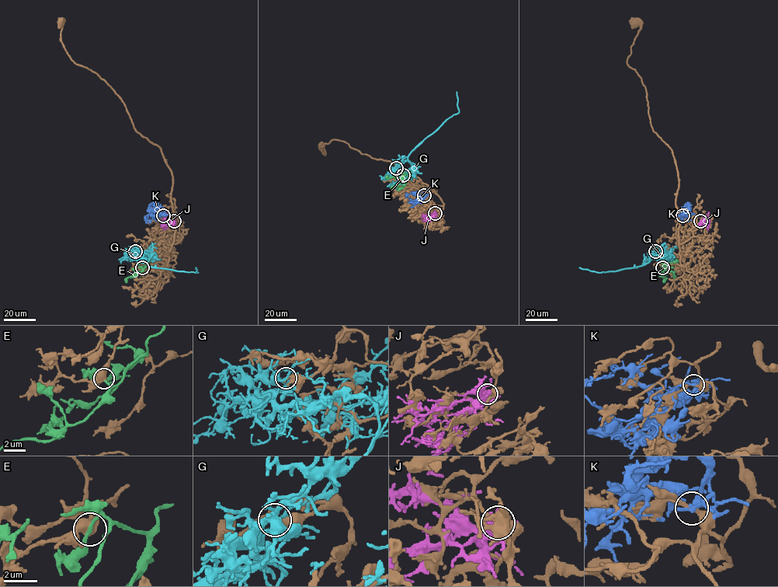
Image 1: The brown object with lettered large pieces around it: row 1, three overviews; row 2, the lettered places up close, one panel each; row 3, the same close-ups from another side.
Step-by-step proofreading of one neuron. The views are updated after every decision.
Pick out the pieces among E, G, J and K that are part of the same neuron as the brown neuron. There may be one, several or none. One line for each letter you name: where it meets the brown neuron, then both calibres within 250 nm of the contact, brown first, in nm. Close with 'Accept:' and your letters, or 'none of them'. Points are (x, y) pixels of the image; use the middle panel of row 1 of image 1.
E: meets brown at (403, 175); 550 nm thick on the brown side, 200 nm on the other
Accept: E

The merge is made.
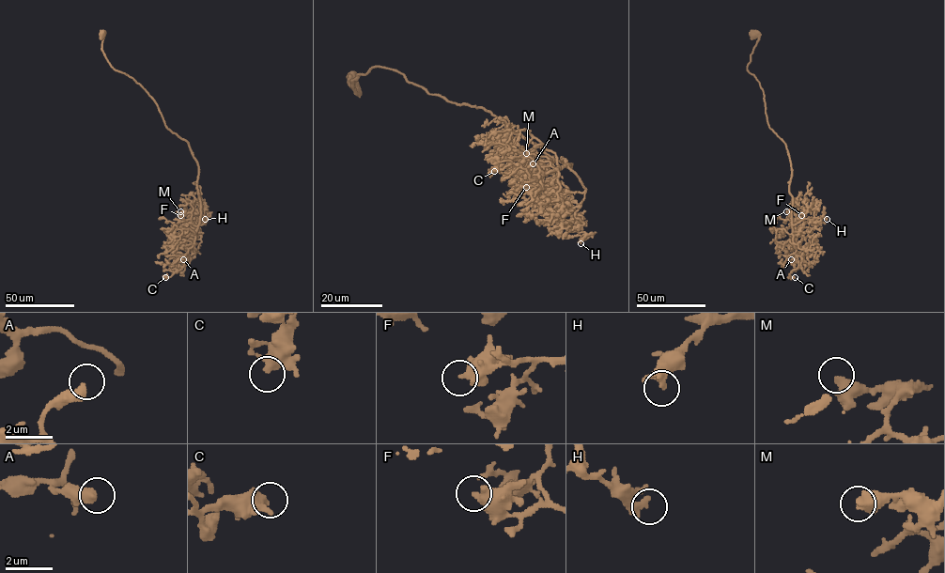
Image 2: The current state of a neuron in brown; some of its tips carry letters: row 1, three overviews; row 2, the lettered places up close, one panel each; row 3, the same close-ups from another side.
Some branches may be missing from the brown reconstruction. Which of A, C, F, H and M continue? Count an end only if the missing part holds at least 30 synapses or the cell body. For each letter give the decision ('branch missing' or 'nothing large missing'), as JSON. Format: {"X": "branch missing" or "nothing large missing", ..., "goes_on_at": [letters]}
{"A": "nothing large missing", "C": "nothing large missing", "F": "nothing large missing", "H": "nothing large missing", "M": "branch missing", "goes_on_at": ["M"]}

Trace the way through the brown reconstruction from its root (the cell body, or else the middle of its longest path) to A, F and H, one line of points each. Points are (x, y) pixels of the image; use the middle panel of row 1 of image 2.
A: (353, 79), (354, 91), (359, 74), (395, 69), (429, 94), (482, 108), (570, 165), (531, 174), (533, 163)
F: (353, 79), (354, 91), (359, 74), (395, 69), (429, 94), (482, 108), (570, 164), (551, 182), (526, 187)
H: (353, 79), (354, 91), (359, 74), (395, 69), (565, 160), (585, 189), (574, 214), (580, 243)

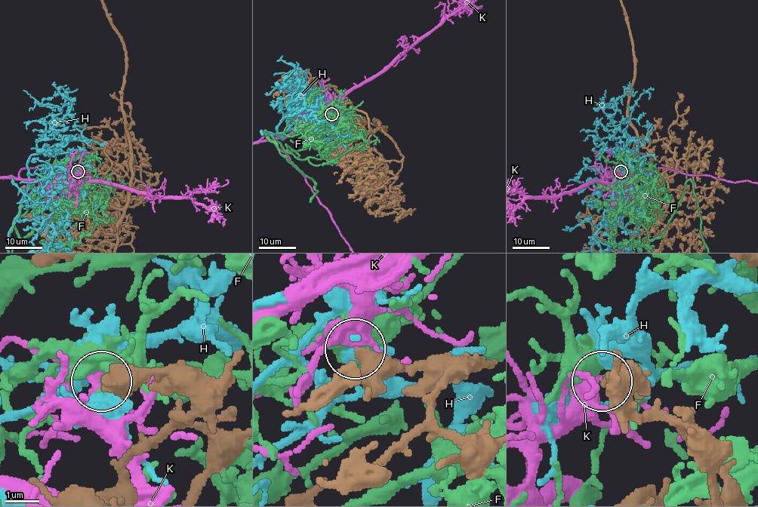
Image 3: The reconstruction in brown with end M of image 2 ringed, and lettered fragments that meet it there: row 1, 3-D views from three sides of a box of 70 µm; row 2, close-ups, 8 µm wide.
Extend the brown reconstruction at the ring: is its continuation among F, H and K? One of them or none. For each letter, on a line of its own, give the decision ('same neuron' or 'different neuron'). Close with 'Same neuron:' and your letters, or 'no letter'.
F: different neuron
H: different neuron
K: different neuron
Same neuron: no letter

